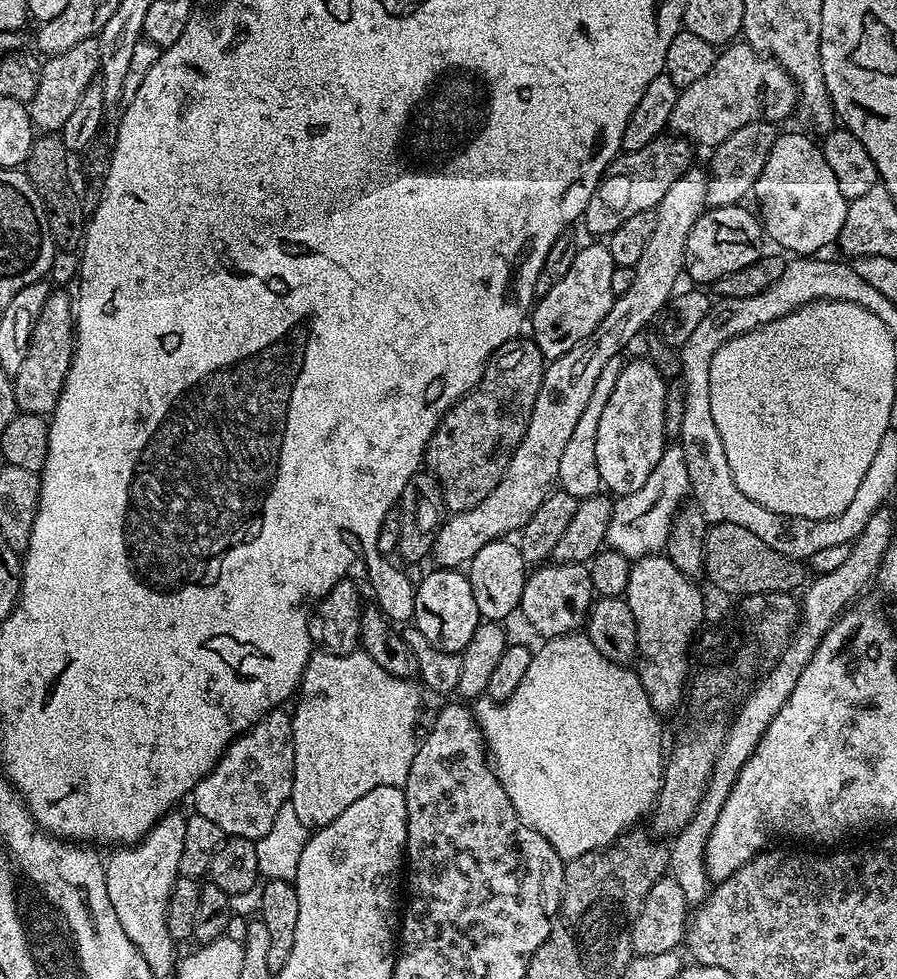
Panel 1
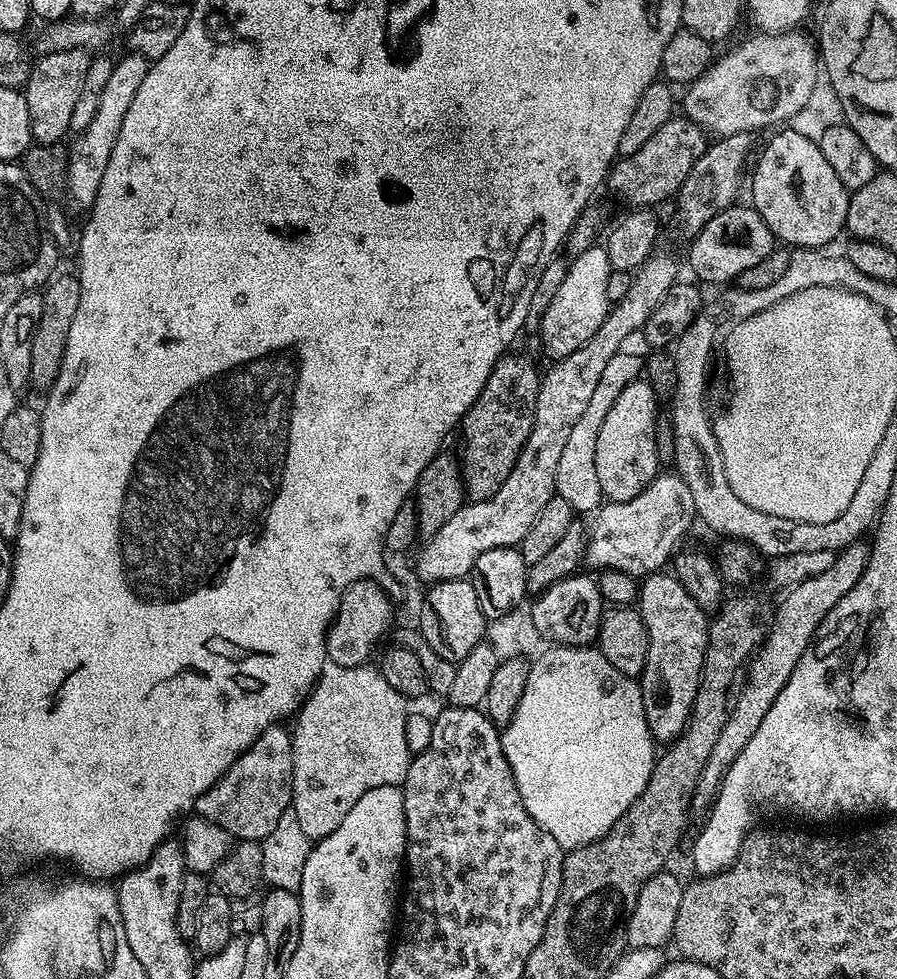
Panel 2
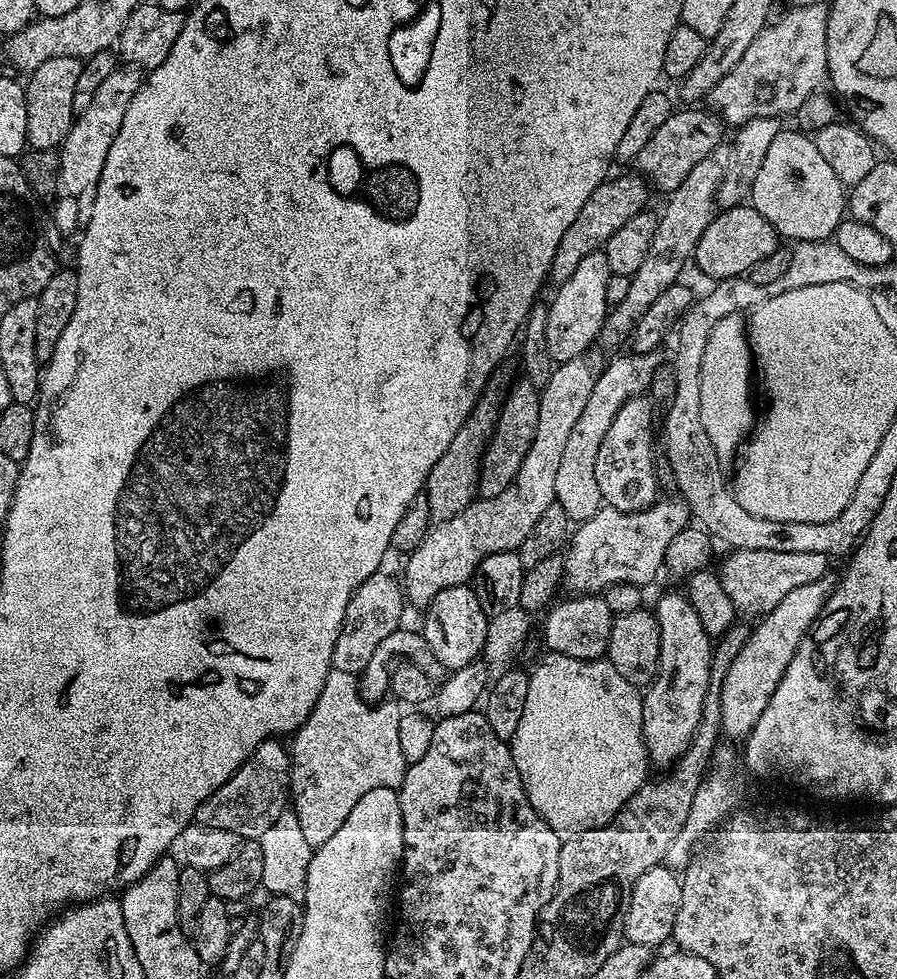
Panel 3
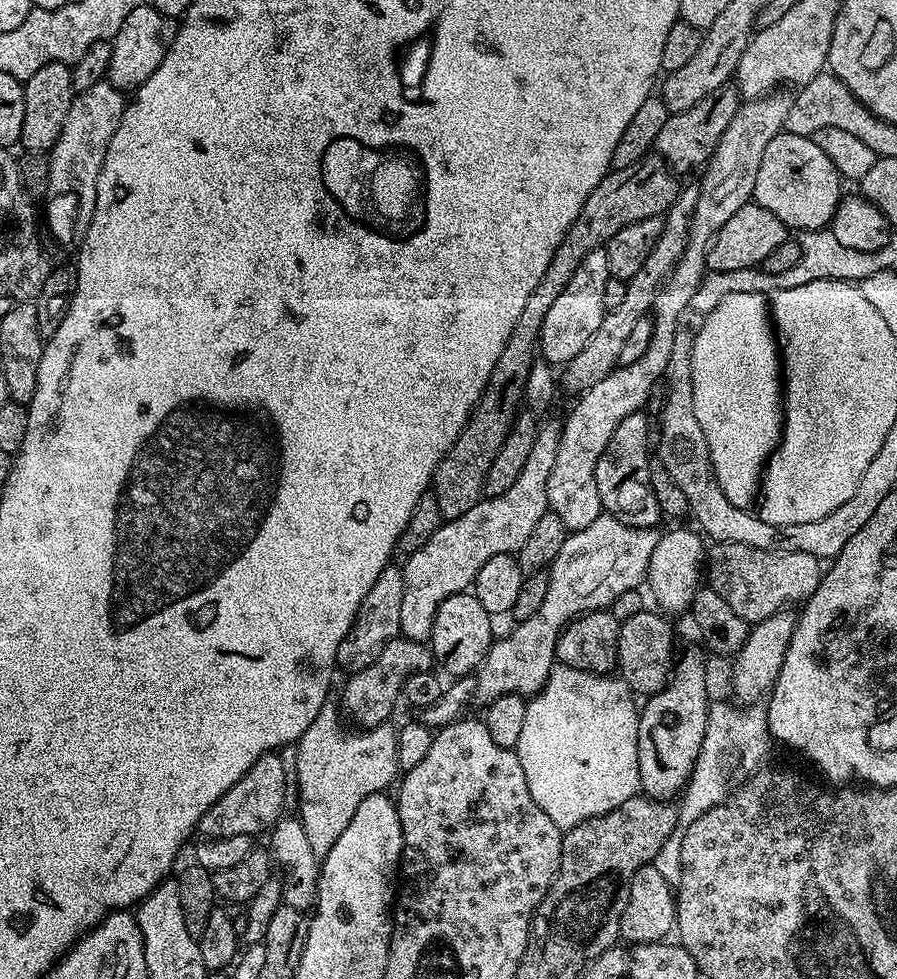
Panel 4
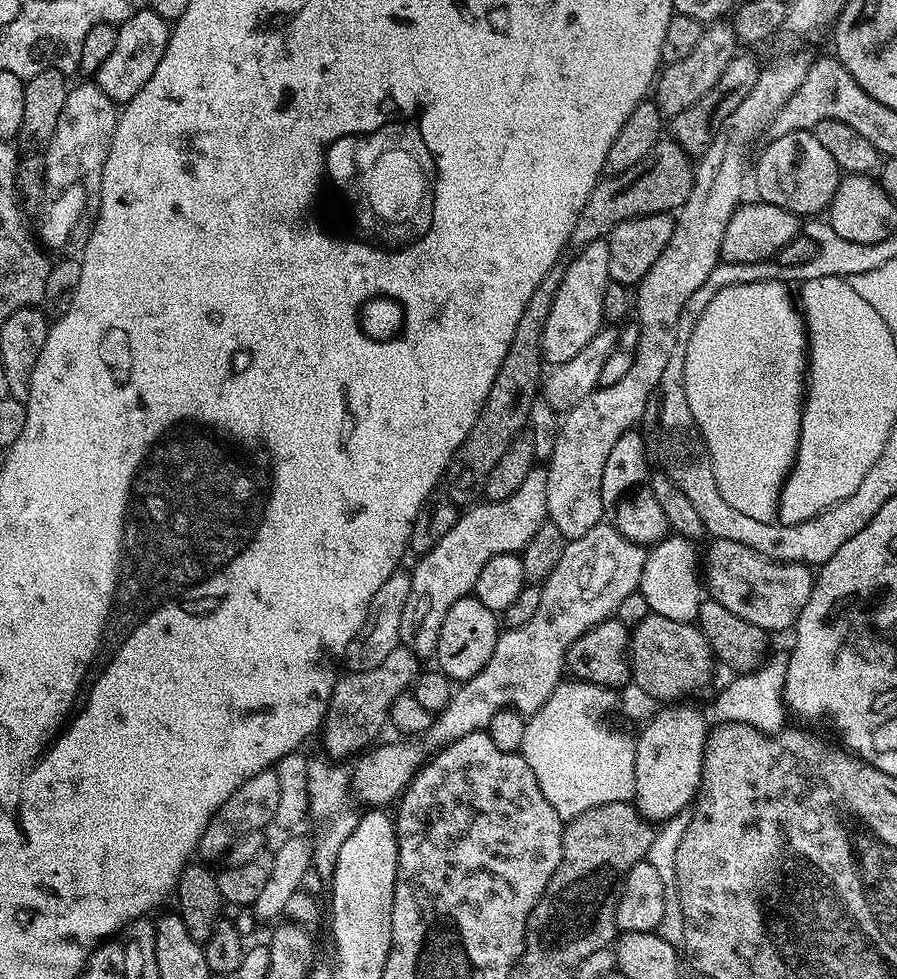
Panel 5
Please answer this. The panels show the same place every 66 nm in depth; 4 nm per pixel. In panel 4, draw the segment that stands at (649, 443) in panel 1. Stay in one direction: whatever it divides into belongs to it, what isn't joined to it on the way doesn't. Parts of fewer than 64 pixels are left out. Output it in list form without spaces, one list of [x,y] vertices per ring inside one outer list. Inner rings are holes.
[[[643,411],[630,414],[618,422],[618,430],[606,442],[602,458],[598,458],[596,481],[601,509],[628,527],[653,528],[662,520],[659,503],[651,489],[648,460],[648,420]]]

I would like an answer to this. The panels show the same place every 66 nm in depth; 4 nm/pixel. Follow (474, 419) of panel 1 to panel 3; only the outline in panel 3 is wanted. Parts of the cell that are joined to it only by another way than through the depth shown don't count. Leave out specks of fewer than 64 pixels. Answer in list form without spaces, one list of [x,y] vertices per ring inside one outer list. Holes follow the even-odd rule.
[[[517,379],[509,387],[504,405],[500,408],[496,428],[484,447],[484,457],[480,460],[480,480],[476,484],[479,499],[498,498],[506,486],[514,482],[530,446],[534,442],[534,430],[538,430],[538,406],[540,405],[540,389],[530,381]]]

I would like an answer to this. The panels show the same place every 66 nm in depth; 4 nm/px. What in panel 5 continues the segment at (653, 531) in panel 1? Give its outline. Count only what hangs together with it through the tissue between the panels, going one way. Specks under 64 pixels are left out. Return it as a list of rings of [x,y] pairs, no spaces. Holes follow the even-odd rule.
[[[608,522],[598,523],[578,539],[567,541],[562,556],[558,558],[558,565],[554,566],[554,570],[541,583],[542,597],[538,602],[537,613],[525,626],[507,629],[501,633],[495,644],[494,654],[490,654],[490,662],[486,662],[486,666],[482,666],[482,670],[478,670],[474,678],[463,681],[453,691],[448,705],[435,713],[432,725],[422,736],[425,746],[432,748],[431,750],[439,750],[466,734],[485,731],[490,718],[494,718],[494,714],[498,714],[498,710],[503,708],[515,708],[521,714],[531,714],[539,710],[546,698],[554,694],[561,680],[565,679],[569,646],[586,630],[611,619],[619,603],[639,589],[647,553],[643,545],[630,542]]]

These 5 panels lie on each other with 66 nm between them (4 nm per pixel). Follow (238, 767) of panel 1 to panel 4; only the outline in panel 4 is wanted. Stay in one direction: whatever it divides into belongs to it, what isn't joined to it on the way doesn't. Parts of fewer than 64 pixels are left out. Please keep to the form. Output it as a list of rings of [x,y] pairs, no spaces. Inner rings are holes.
[[[267,752],[258,758],[258,762],[254,762],[254,766],[250,766],[250,770],[246,770],[246,774],[242,774],[242,778],[238,778],[238,782],[234,782],[234,786],[230,786],[222,798],[218,798],[218,802],[214,802],[206,814],[202,814],[198,825],[199,835],[217,840],[234,838],[234,834],[255,837],[256,832],[267,833],[285,815],[284,799],[288,792],[290,796],[290,772],[284,769],[284,760],[280,756],[283,755]]]

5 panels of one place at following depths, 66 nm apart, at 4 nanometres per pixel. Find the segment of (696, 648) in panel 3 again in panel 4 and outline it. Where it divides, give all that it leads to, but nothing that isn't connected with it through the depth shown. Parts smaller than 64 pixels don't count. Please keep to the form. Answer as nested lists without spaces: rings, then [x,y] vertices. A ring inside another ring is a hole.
[[[688,648],[681,656],[679,653],[674,664],[675,675],[663,690],[647,697],[639,709],[638,774],[643,795],[654,800],[668,802],[683,793],[706,734],[710,696],[704,679],[708,676],[708,664],[704,661],[705,653],[699,650]]]

